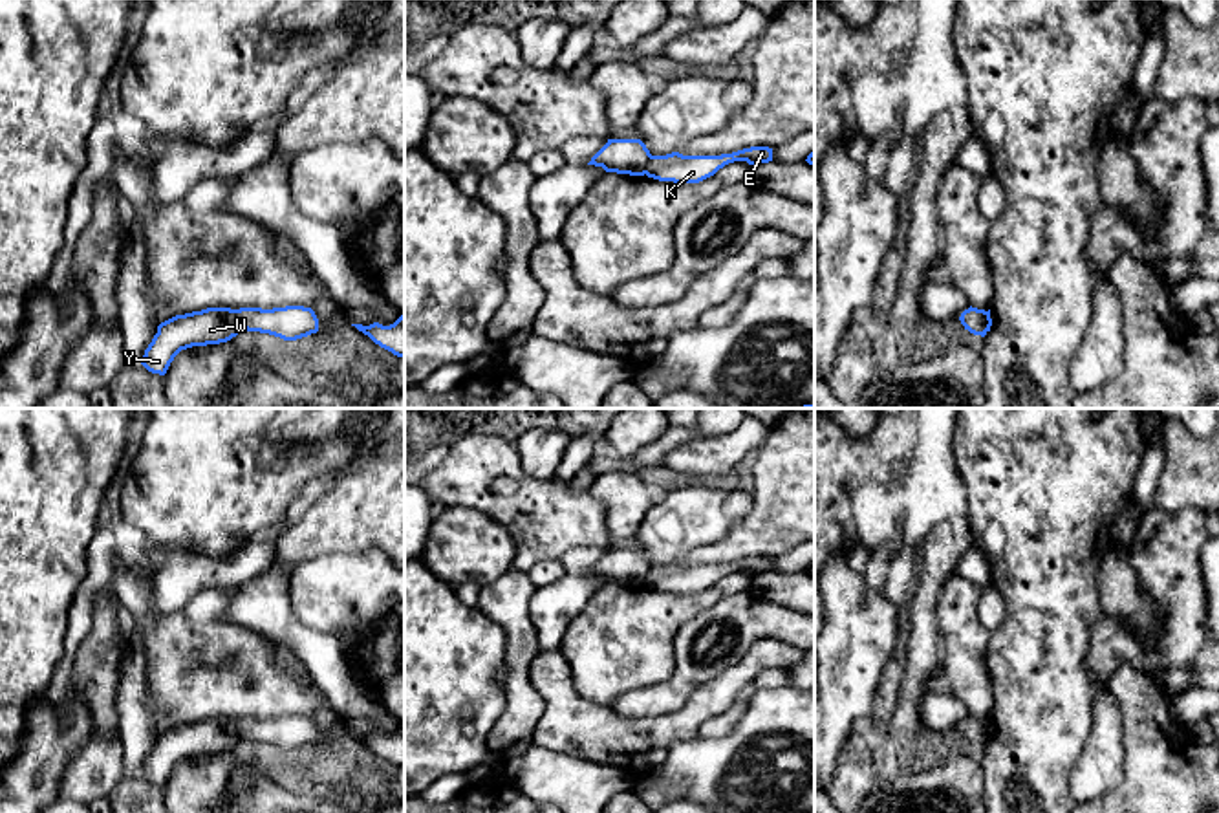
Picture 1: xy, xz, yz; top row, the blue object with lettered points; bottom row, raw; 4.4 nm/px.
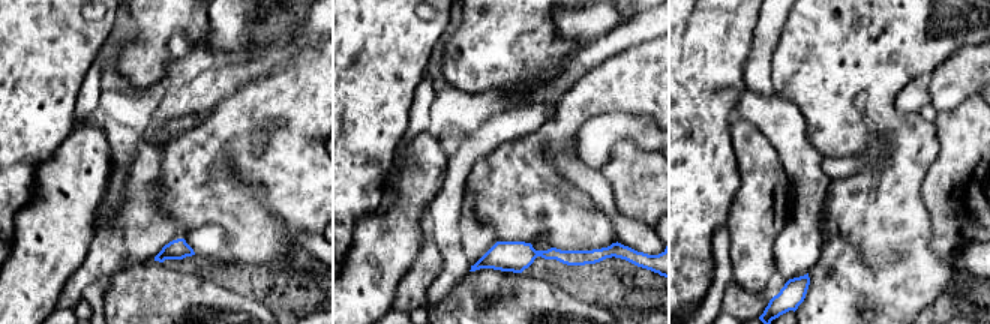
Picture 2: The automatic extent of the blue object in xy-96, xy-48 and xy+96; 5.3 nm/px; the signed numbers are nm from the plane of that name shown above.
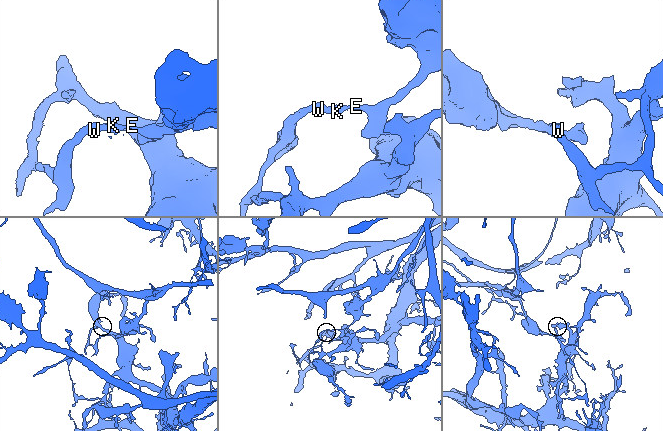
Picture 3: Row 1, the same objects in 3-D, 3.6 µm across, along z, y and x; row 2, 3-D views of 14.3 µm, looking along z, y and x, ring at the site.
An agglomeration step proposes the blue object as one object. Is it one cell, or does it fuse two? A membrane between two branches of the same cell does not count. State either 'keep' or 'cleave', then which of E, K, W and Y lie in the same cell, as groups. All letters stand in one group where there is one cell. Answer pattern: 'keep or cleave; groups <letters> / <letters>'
cleave; groups E K / W Y

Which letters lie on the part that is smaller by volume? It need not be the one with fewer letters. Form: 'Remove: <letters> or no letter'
Remove: E, K

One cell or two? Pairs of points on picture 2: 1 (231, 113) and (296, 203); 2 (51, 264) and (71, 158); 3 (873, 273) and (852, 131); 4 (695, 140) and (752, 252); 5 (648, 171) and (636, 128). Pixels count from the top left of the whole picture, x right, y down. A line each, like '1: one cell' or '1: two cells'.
1: one cell
2: one cell
3: one cell
4: two cells
5: two cells

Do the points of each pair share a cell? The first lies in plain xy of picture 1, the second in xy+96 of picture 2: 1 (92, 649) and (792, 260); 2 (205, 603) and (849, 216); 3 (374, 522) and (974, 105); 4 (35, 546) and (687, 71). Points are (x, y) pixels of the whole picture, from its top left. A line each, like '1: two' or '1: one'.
1: two
2: two
3: two
4: one

